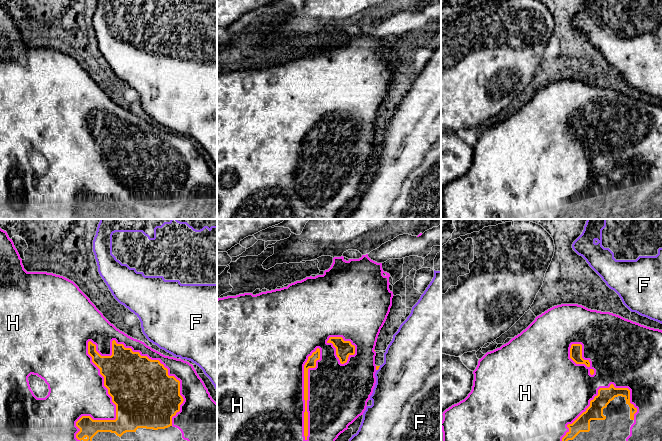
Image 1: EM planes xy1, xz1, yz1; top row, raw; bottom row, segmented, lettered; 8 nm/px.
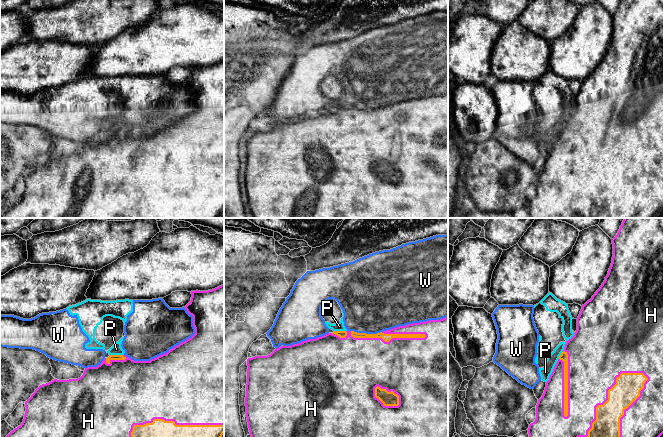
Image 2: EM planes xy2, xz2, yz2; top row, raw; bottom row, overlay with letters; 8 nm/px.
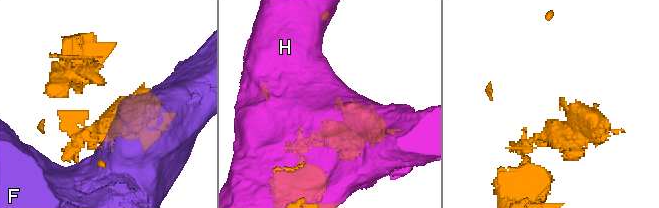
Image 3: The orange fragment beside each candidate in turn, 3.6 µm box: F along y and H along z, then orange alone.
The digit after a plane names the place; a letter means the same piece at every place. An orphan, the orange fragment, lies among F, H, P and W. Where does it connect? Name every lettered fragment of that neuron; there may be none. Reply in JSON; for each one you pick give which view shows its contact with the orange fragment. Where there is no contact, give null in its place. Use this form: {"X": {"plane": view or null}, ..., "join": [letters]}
{"H": {"plane": "xy1"}, "join": ["H"]}

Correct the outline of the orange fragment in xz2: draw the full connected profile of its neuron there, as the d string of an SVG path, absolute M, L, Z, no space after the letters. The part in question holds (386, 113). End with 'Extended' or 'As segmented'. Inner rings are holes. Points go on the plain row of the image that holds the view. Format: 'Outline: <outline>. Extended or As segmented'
Outline: M448 93L440 96L430 96L399 102L377 110L335 107L291 122L281 122L267 132L248 134L247 142L246 193L249 208L254 218L448 218Z. Extended

